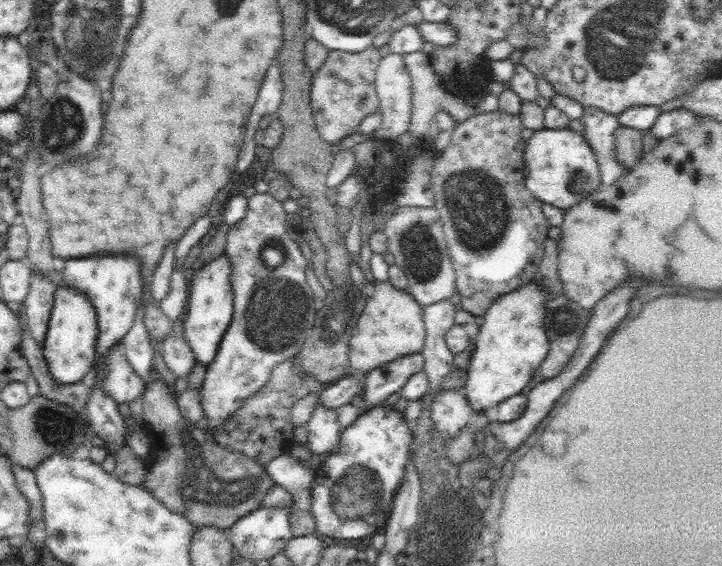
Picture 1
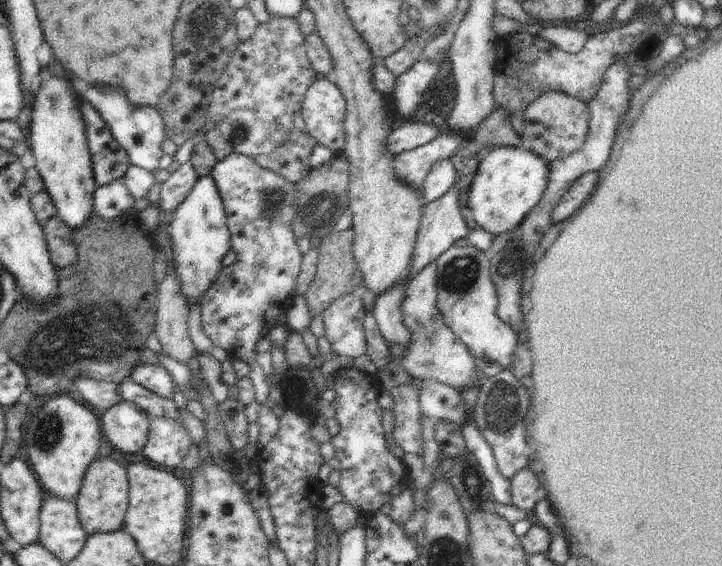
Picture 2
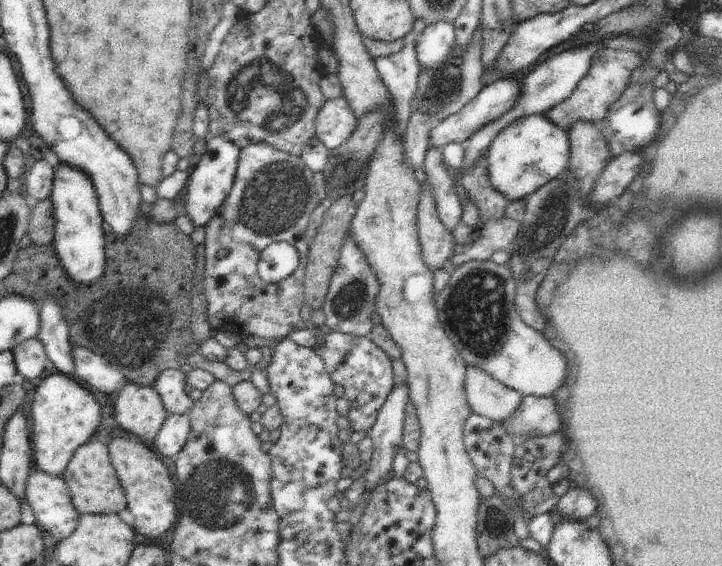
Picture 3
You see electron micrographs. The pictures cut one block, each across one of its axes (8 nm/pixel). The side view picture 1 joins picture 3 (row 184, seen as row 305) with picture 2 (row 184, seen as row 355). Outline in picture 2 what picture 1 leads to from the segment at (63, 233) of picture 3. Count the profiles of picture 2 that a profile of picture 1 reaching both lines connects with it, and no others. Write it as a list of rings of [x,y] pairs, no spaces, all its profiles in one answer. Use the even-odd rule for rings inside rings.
[[[50,68],[40,72],[42,86],[37,80],[35,102],[31,112],[29,148],[36,158],[36,170],[42,176],[46,192],[52,198],[58,216],[70,226],[81,228],[94,213],[95,181],[92,158],[86,136],[86,124],[78,98],[66,76],[56,76]]]

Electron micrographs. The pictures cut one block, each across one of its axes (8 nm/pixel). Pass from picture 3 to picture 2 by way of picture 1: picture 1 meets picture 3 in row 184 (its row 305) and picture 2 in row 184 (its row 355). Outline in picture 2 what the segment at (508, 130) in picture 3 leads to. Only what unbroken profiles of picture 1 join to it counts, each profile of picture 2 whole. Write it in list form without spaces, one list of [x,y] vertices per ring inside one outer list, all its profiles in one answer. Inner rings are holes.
[[[505,146],[491,150],[478,165],[476,174],[468,194],[467,207],[470,208],[473,218],[486,232],[491,232],[494,236],[500,236],[504,232],[512,232],[525,218],[526,215],[538,204],[546,184],[548,184],[548,162],[534,152],[526,150],[521,146]]]

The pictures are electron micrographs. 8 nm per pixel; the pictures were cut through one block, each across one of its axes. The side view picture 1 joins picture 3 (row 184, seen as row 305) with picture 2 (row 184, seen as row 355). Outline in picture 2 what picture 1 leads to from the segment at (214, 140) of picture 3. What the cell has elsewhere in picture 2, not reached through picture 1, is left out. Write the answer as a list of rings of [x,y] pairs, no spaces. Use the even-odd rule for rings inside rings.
[[[212,176],[199,178],[192,192],[173,214],[174,220],[166,229],[172,239],[174,270],[180,278],[180,294],[186,298],[186,304],[192,306],[196,302],[201,302],[208,288],[220,276],[224,268],[222,260],[232,248],[231,234],[226,226],[226,211]]]

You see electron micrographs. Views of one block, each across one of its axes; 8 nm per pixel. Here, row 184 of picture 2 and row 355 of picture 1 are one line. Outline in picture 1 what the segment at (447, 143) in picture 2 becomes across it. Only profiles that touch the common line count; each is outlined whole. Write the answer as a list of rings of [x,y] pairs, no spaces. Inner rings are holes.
[[[415,352],[386,362],[365,374],[364,409],[383,404],[388,396],[399,392],[413,374],[423,370],[424,361],[423,354]]]

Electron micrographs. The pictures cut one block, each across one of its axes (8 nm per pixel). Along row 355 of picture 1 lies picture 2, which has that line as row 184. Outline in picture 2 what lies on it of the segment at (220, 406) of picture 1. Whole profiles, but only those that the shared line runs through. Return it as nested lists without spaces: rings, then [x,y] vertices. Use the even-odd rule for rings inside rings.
[[[232,153],[217,162],[210,174],[216,182],[224,210],[226,211],[226,226],[231,234],[232,250],[236,252],[236,261],[222,269],[220,276],[208,288],[200,304],[202,330],[214,345],[221,346],[228,352],[232,360],[243,360],[250,365],[249,377],[255,390],[255,401],[263,404],[269,398],[270,386],[264,376],[265,370],[256,362],[254,349],[258,340],[267,337],[269,332],[279,324],[282,314],[287,314],[293,305],[293,296],[299,279],[301,279],[301,264],[303,254],[298,248],[296,234],[291,226],[296,217],[296,185],[284,180],[276,172],[270,172],[258,166],[254,157]]]

